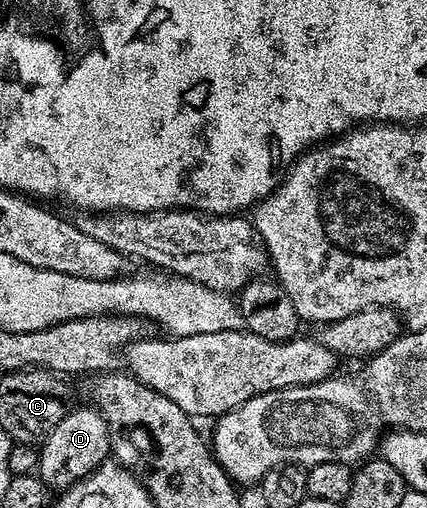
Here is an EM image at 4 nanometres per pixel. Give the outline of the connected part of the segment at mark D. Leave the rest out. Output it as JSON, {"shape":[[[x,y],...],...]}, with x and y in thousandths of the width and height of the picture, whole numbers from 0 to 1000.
{"shape":[[[173,801],[150,817],[150,825],[141,825],[141,833],[131,833],[122,856],[98,870],[87,937],[98,941],[110,965],[152,967],[180,947],[194,947],[208,931],[222,931],[258,898],[258,850],[239,815],[218,801]]]}

